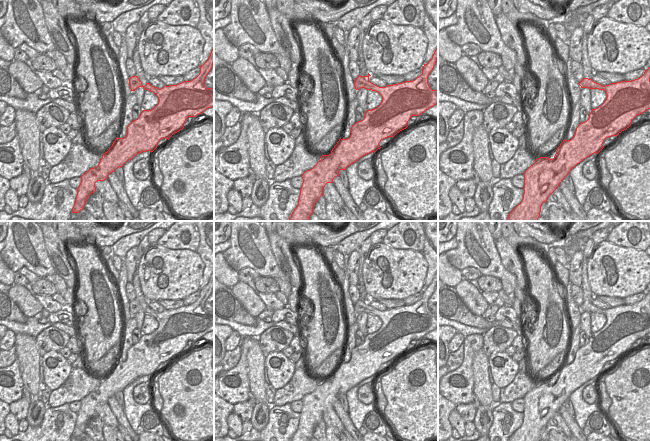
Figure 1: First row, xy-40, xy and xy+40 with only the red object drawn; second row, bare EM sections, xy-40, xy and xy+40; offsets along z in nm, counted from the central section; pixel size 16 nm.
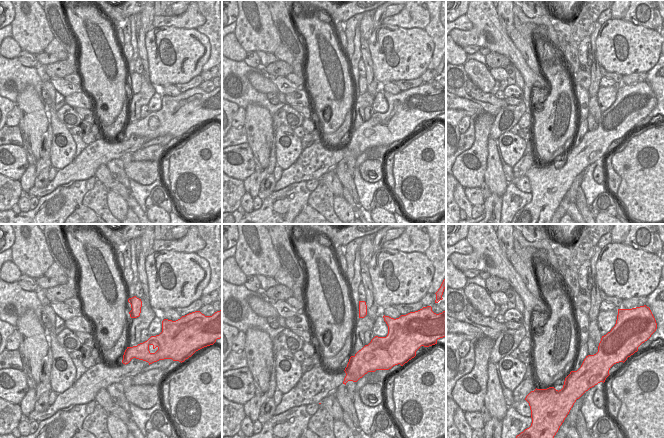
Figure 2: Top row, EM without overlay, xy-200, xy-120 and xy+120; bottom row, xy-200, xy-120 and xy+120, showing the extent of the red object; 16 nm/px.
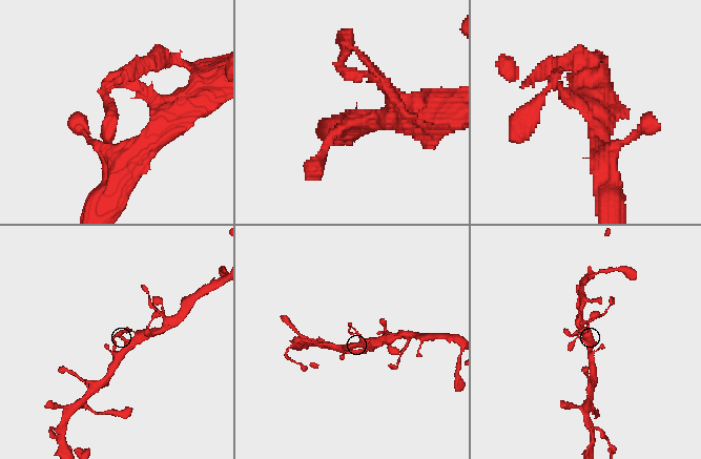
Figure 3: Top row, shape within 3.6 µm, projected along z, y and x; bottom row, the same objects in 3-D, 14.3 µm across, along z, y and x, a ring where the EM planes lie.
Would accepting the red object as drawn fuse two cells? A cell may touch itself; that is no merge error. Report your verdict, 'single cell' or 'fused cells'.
fused cells

